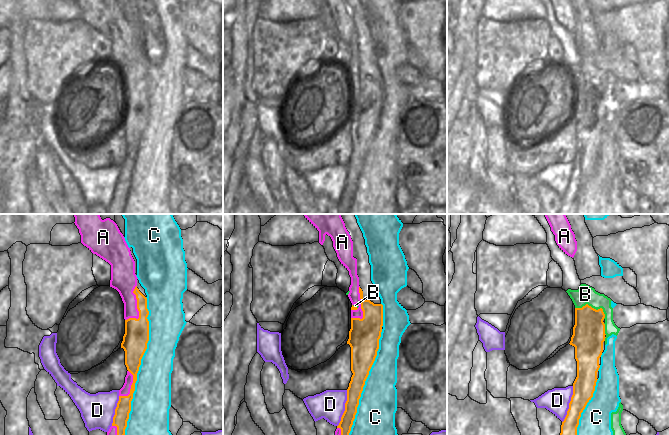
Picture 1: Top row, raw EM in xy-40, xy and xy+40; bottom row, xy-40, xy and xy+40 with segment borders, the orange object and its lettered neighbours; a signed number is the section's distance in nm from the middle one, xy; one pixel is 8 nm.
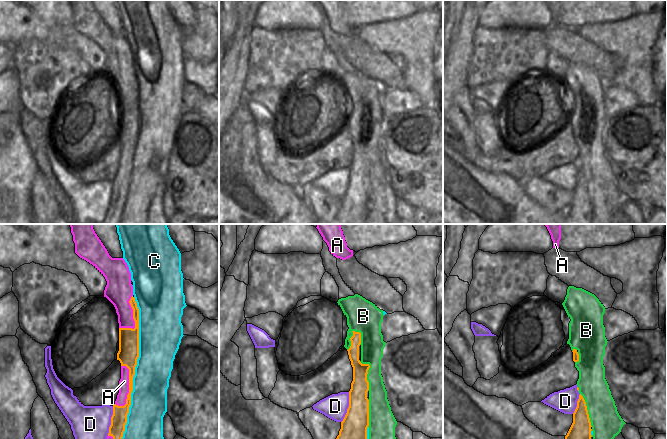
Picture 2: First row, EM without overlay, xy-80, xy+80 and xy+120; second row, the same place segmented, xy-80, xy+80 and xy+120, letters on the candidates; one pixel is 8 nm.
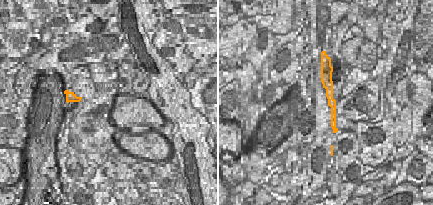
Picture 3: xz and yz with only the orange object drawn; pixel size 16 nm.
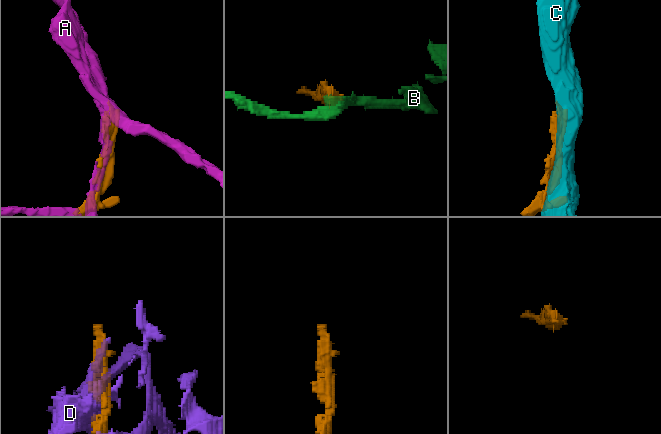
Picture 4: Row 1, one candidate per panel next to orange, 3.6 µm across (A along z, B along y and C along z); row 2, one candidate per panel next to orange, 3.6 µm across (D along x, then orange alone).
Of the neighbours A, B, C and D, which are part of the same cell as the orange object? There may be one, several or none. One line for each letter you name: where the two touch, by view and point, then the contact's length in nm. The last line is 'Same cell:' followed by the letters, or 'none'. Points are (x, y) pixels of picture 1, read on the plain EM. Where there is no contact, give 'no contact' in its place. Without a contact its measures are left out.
Same cell: none

